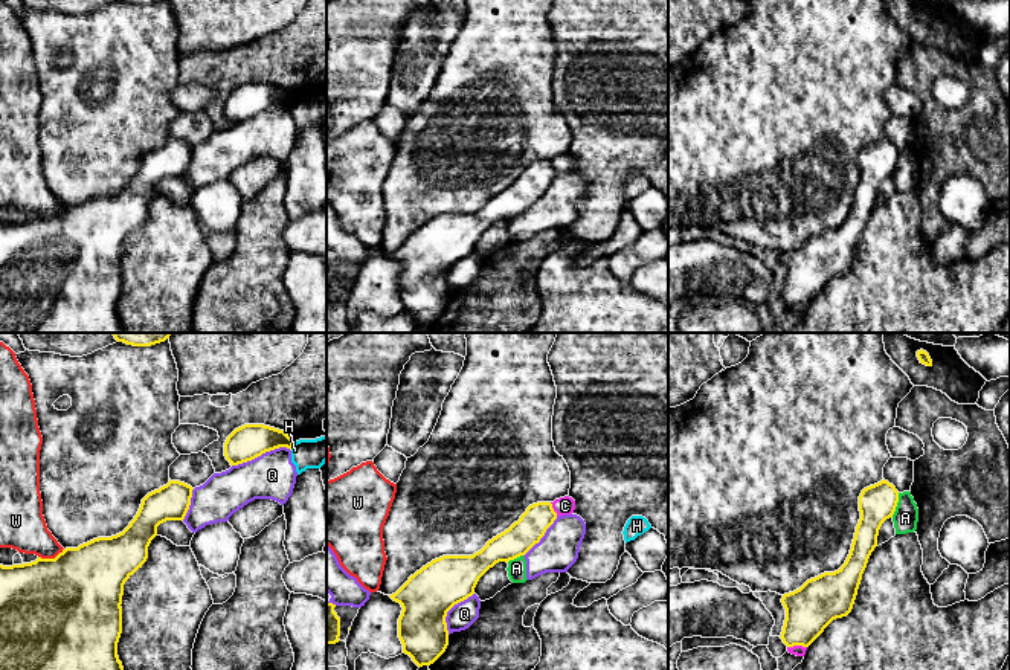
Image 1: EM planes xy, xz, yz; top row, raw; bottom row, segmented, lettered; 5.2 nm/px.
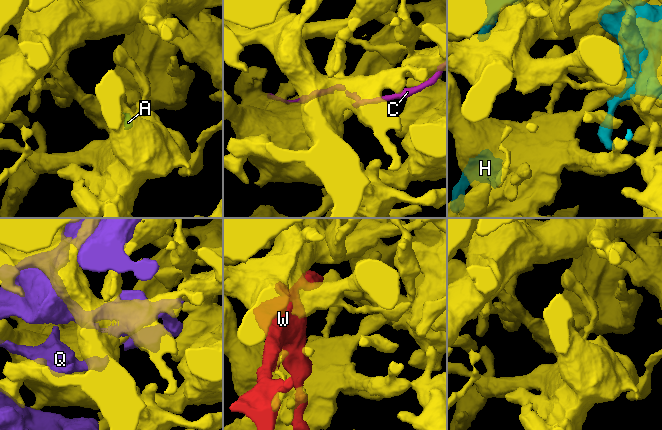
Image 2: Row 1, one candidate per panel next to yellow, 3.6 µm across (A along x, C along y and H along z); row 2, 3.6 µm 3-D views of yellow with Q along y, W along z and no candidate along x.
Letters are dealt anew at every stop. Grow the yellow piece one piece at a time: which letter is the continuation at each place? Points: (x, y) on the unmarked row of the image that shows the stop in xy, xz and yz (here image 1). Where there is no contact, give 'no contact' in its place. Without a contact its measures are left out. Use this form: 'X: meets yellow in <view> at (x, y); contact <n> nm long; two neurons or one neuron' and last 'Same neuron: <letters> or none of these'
A: meets yellow in yz at (896, 164); contact 130 nm long; two neurons
C: meets yellow in yz at (797, 302); contact 100 nm long; two neurons
H: meets yellow in xy at (292, 104); contact 50 nm long; two neurons
Q: meets yellow in xy at (261, 112); contact 320 nm long; two neurons
W: meets yellow in xy at (51, 217); contact 140 nm long; two neurons
Same neuron: none of these

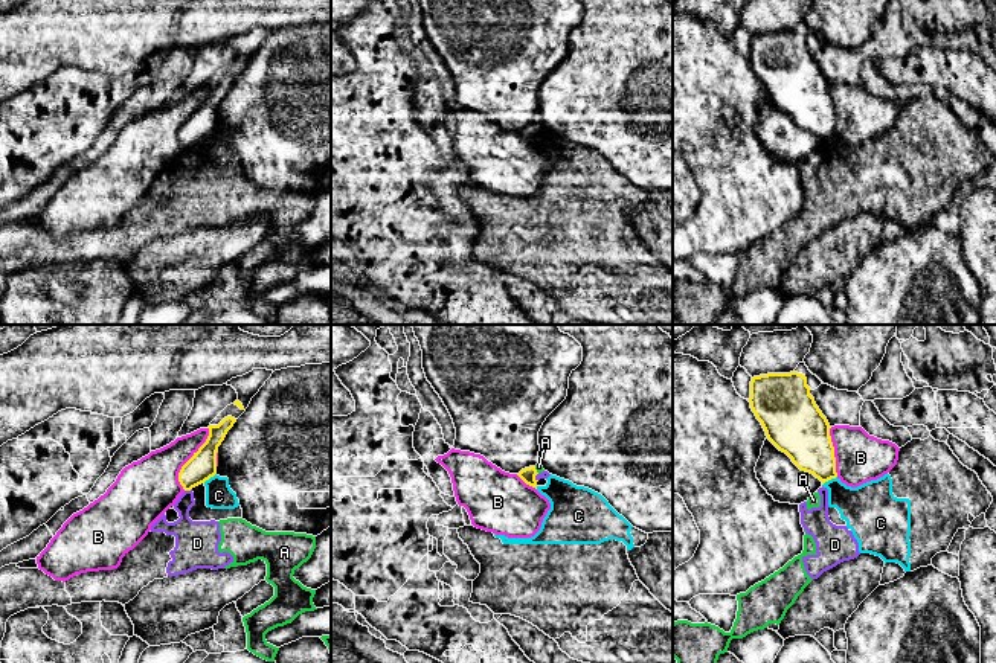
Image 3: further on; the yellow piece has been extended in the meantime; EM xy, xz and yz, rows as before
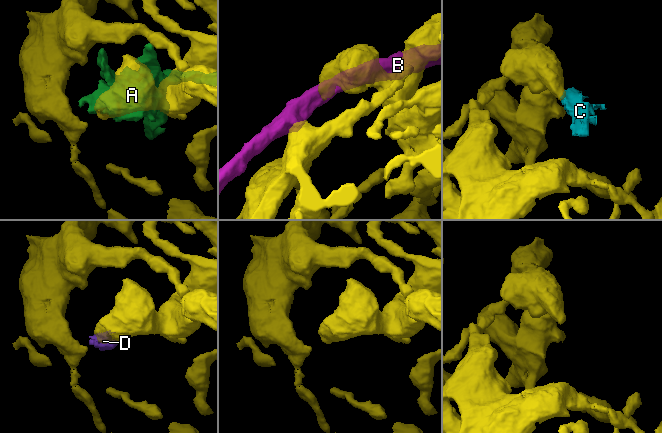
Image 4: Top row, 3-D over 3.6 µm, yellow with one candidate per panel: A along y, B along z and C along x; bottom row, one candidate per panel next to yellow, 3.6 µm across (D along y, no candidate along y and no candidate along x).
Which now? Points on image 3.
A: meets yellow in xz at (536, 128); contact 50 nm long; two neurons
B: meets yellow in xy at (189, 118); contact 360 nm long; two neurons
C: meets yellow in yz at (828, 137); contact 90 nm long; two neurons
D: meets yellow in xy at (188, 148); contact 40 nm long; two neurons
Same neuron: none of these

